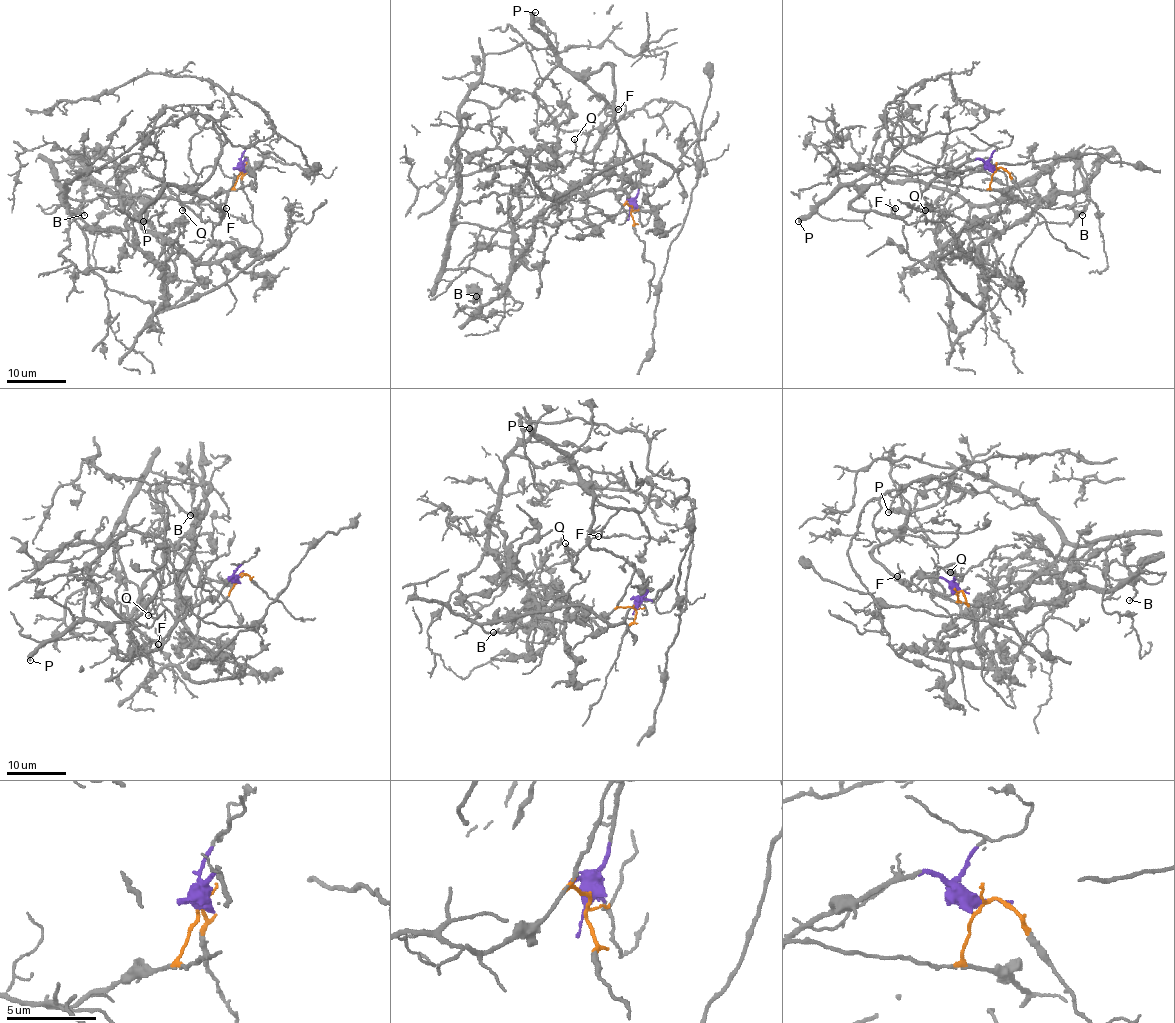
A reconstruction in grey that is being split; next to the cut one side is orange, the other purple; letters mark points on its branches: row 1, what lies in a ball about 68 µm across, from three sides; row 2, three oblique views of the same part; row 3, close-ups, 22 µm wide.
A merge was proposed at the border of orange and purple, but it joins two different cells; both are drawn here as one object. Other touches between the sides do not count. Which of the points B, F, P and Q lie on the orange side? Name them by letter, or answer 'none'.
B

